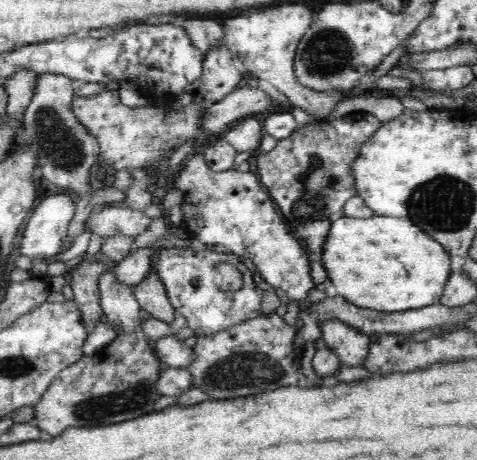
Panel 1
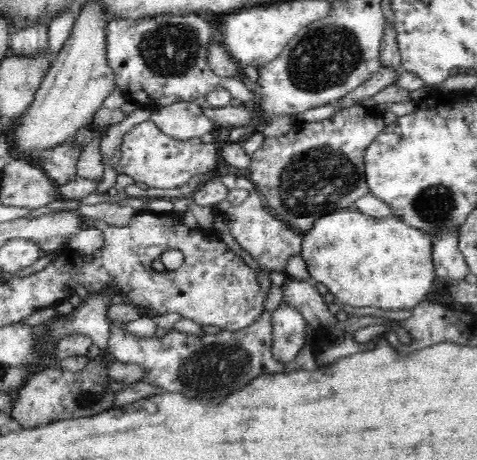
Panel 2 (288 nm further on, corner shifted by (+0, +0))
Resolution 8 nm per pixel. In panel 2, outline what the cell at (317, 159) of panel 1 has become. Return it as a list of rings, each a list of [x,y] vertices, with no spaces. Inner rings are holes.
[[[360,104],[344,110],[340,108],[340,112],[322,122],[296,122],[294,130],[290,130],[286,136],[266,138],[262,148],[252,154],[250,178],[256,184],[258,194],[264,198],[268,210],[276,214],[278,220],[288,222],[290,230],[308,234],[314,228],[312,224],[322,216],[336,210],[352,210],[358,198],[370,194],[366,180],[366,150],[382,134],[384,128],[386,122],[382,112]]]

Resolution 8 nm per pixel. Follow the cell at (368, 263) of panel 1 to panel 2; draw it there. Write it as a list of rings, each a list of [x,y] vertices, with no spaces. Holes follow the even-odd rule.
[[[338,210],[334,214],[328,214],[314,222],[314,228],[304,234],[302,258],[308,266],[312,282],[322,282],[334,296],[338,296],[336,300],[344,302],[344,308],[354,312],[414,310],[414,306],[422,302],[428,290],[438,282],[434,268],[434,238],[424,230],[410,228],[396,216],[372,218],[356,210]]]

